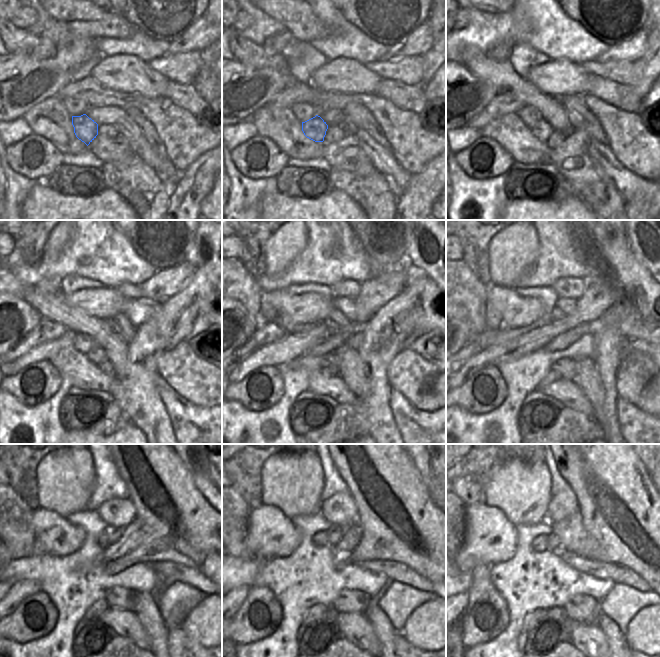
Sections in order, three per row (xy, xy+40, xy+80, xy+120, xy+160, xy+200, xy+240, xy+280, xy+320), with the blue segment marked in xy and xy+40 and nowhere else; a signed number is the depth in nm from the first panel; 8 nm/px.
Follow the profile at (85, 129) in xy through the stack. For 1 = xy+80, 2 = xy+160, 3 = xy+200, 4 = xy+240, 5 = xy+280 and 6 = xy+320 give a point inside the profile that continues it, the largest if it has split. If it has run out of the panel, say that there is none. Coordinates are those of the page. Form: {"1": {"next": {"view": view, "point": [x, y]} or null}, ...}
{"1": {"next": {"view": "xy+80", "point": [542, 130]}}, "2": {"next": {"view": "xy+160", "point": [328, 361]}}, "3": {"next": {"view": "xy+200", "point": [565, 368]}}, "4": {"next": {"view": "xy+240", "point": [118, 597]}}, "5": {"next": {"view": "xy+280", "point": [356, 601]}}, "6": {"next": {"view": "xy+320", "point": [582, 608]}}}

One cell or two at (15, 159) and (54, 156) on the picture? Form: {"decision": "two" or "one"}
{"decision": "one"}

